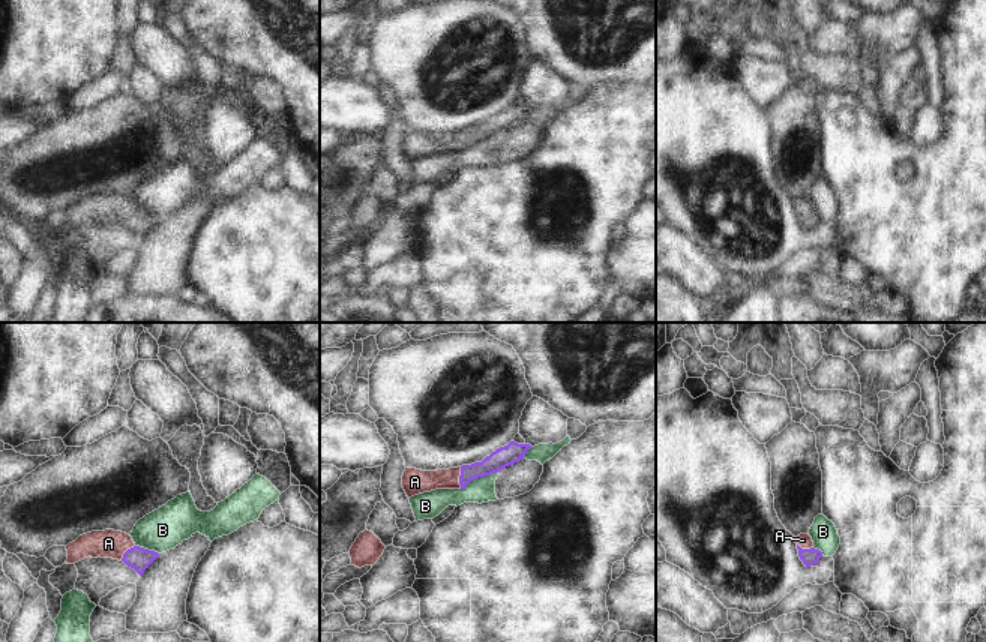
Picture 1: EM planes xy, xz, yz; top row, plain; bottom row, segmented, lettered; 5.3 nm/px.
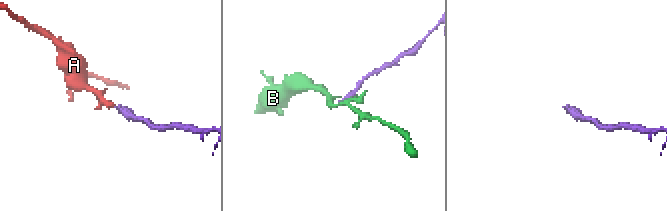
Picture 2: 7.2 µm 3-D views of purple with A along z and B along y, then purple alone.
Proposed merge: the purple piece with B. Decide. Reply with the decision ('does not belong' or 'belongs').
does not belong

